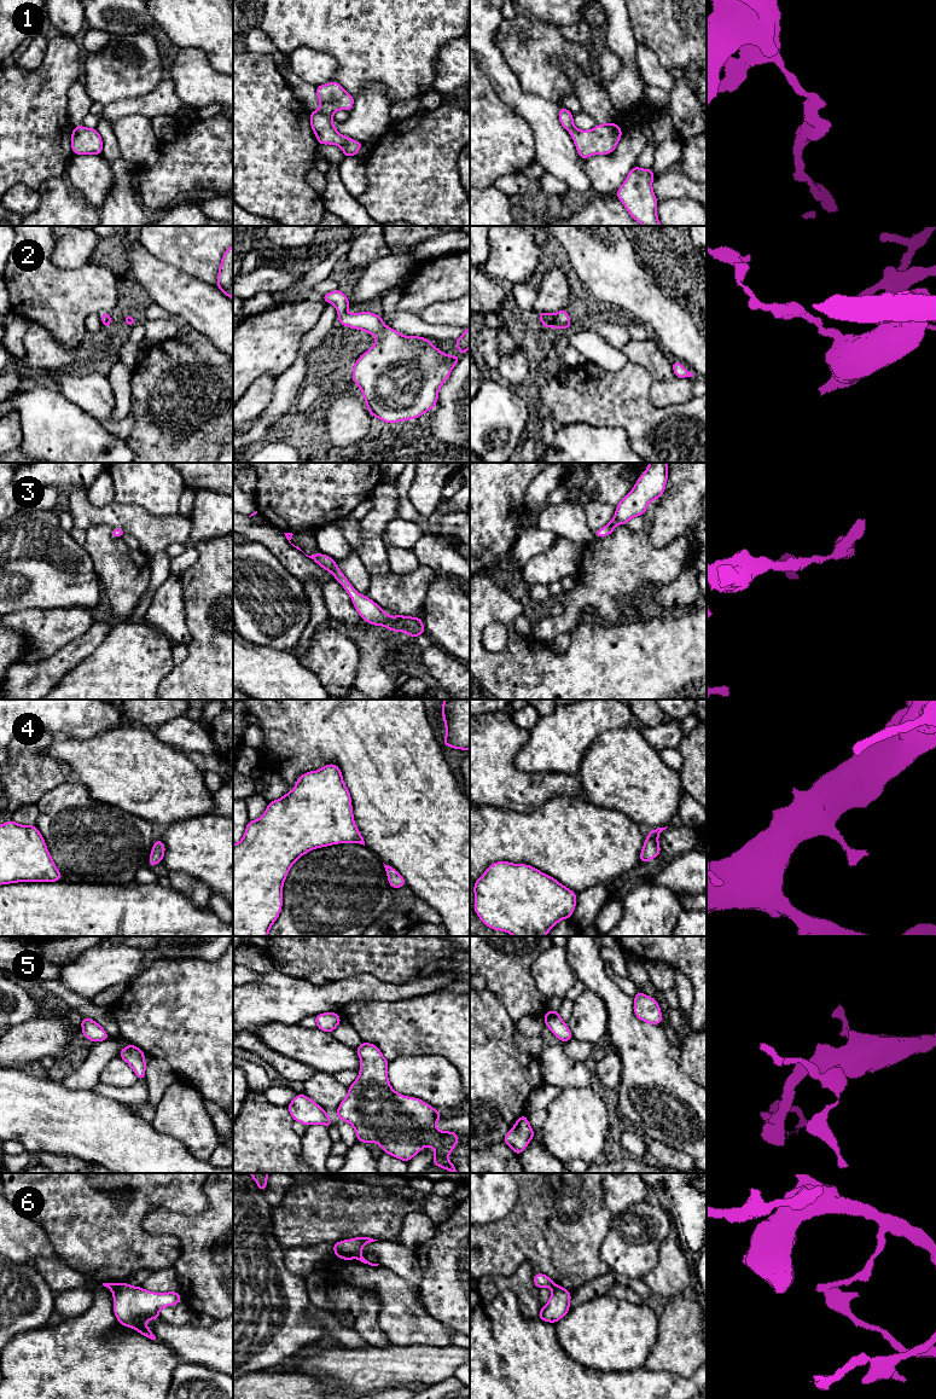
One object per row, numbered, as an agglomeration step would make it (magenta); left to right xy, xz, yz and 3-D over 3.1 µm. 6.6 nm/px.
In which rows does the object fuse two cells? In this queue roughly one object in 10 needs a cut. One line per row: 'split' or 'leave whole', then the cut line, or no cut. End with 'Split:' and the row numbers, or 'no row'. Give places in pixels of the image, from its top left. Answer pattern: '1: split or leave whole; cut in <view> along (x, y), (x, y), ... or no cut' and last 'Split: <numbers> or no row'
1: leave whole; no cut
2: leave whole; no cut
3: leave whole; no cut
4: leave whole; no cut
5: leave whole; no cut
6: split; cut in yz along (553, 1283), (551, 1287)
Split: 6

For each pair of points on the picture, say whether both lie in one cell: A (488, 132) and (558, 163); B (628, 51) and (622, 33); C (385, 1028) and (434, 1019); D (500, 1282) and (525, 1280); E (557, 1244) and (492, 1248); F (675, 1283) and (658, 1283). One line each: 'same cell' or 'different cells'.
A: different cells
B: same cell
C: same cell
D: same cell
E: same cell
F: same cell

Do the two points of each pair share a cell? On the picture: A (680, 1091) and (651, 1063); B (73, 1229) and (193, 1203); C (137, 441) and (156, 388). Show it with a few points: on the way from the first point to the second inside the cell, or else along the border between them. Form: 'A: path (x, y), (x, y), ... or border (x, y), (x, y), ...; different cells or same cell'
A: path (673, 1085), (658, 1070); same cell
B: path (103, 1213), (118, 1213), (139, 1197), (163, 1197); same cell
C: path (150, 428), (156, 422), (156, 401); same cell

